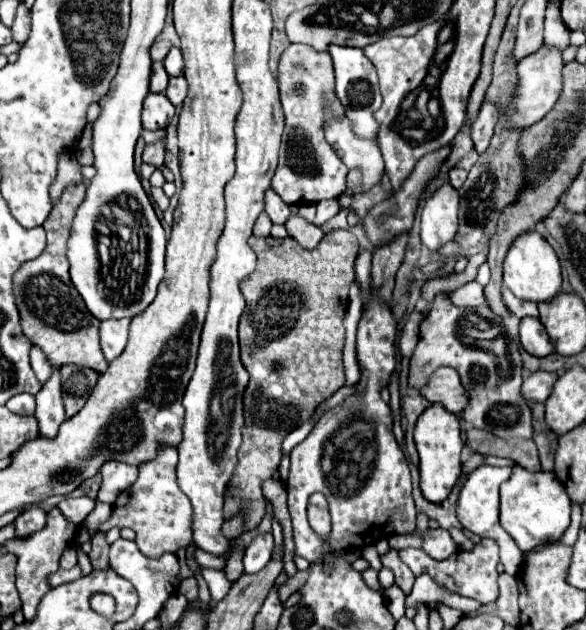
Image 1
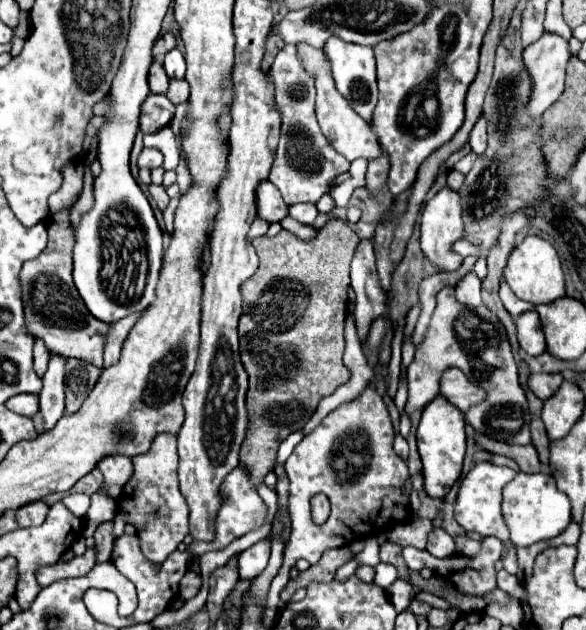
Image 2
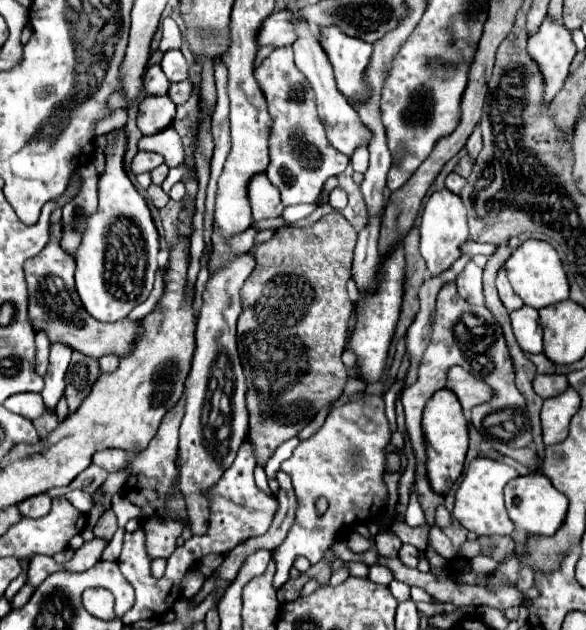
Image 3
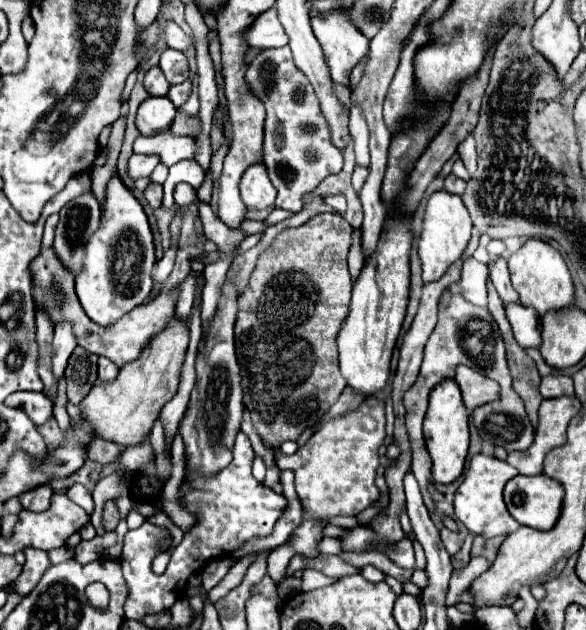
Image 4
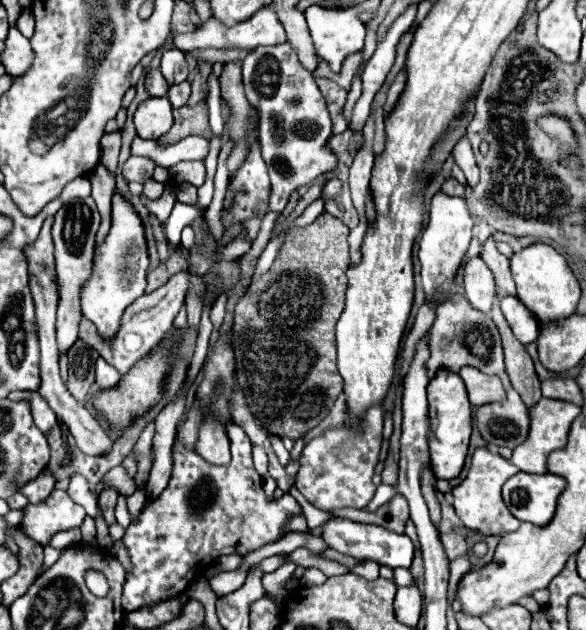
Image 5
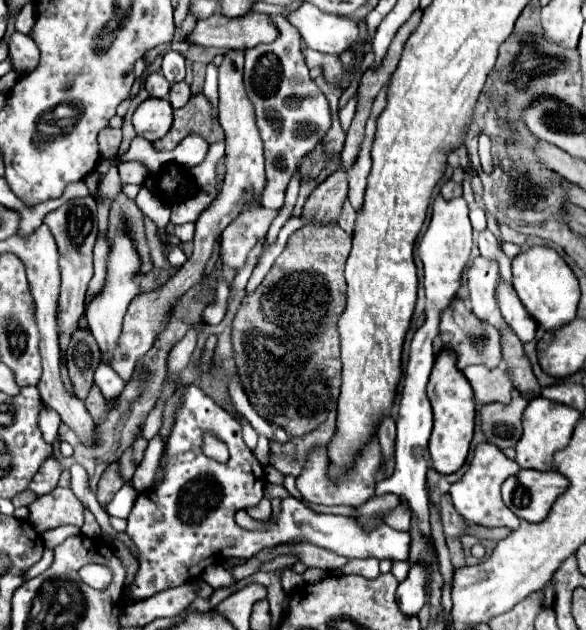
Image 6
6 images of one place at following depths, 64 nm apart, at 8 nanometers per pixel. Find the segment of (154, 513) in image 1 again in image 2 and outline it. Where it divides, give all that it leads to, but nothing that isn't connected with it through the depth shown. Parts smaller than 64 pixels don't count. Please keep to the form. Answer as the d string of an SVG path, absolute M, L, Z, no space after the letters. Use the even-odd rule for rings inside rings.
M162 432L154 438L150 450L142 456L132 458L134 464L134 474L128 480L128 486L124 486L122 494L120 494L120 506L130 514L128 522L136 526L138 534L140 534L140 546L144 556L150 562L164 562L164 558L168 558L168 554L172 554L178 544L184 540L184 536L188 534L188 506L186 500L182 498L180 490L178 490L178 452L176 452L176 436Z

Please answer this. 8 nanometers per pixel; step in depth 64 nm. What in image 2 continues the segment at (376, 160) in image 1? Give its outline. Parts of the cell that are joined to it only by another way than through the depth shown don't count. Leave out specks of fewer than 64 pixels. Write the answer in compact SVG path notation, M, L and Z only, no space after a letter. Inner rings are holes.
M306 42L296 44L296 48L298 48L298 58L304 64L304 68L314 74L316 116L318 116L318 124L320 124L324 136L328 138L328 142L350 162L356 158L366 158L366 160L376 158L380 154L380 148L378 148L378 138L374 134L374 128L370 124L366 124L352 110L352 106L348 106L348 102L344 102L344 98L340 98L340 92L336 90L336 86L332 82L332 70L330 70L330 62L328 62L326 54L322 50L316 50L314 46L308 46Z

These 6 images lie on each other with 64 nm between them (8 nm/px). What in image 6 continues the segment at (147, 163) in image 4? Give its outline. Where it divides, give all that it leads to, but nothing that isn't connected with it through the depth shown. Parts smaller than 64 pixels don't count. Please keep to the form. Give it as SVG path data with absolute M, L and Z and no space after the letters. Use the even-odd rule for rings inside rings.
M122 162L118 166L118 172L120 172L120 180L122 184L142 184L148 176L146 168L138 162Z

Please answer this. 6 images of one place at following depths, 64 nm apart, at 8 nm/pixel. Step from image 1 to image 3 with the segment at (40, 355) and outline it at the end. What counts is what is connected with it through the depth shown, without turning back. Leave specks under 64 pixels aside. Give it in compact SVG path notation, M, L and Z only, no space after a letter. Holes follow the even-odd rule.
M40 330L36 332L36 372L40 376L44 376L44 372L48 370L48 352L50 352L48 336L44 334L44 330Z

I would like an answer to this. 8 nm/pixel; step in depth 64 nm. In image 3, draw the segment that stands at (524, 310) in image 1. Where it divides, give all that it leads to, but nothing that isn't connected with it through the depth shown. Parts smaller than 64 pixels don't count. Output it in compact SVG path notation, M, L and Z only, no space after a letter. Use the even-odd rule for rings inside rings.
M504 266L500 268L500 274L496 274L496 288L498 288L500 300L502 300L502 304L508 308L508 312L524 306L524 304L520 302L520 298L516 298L514 290L512 290L512 286L510 286L510 282L508 282L508 274L506 274L506 268L504 268Z

